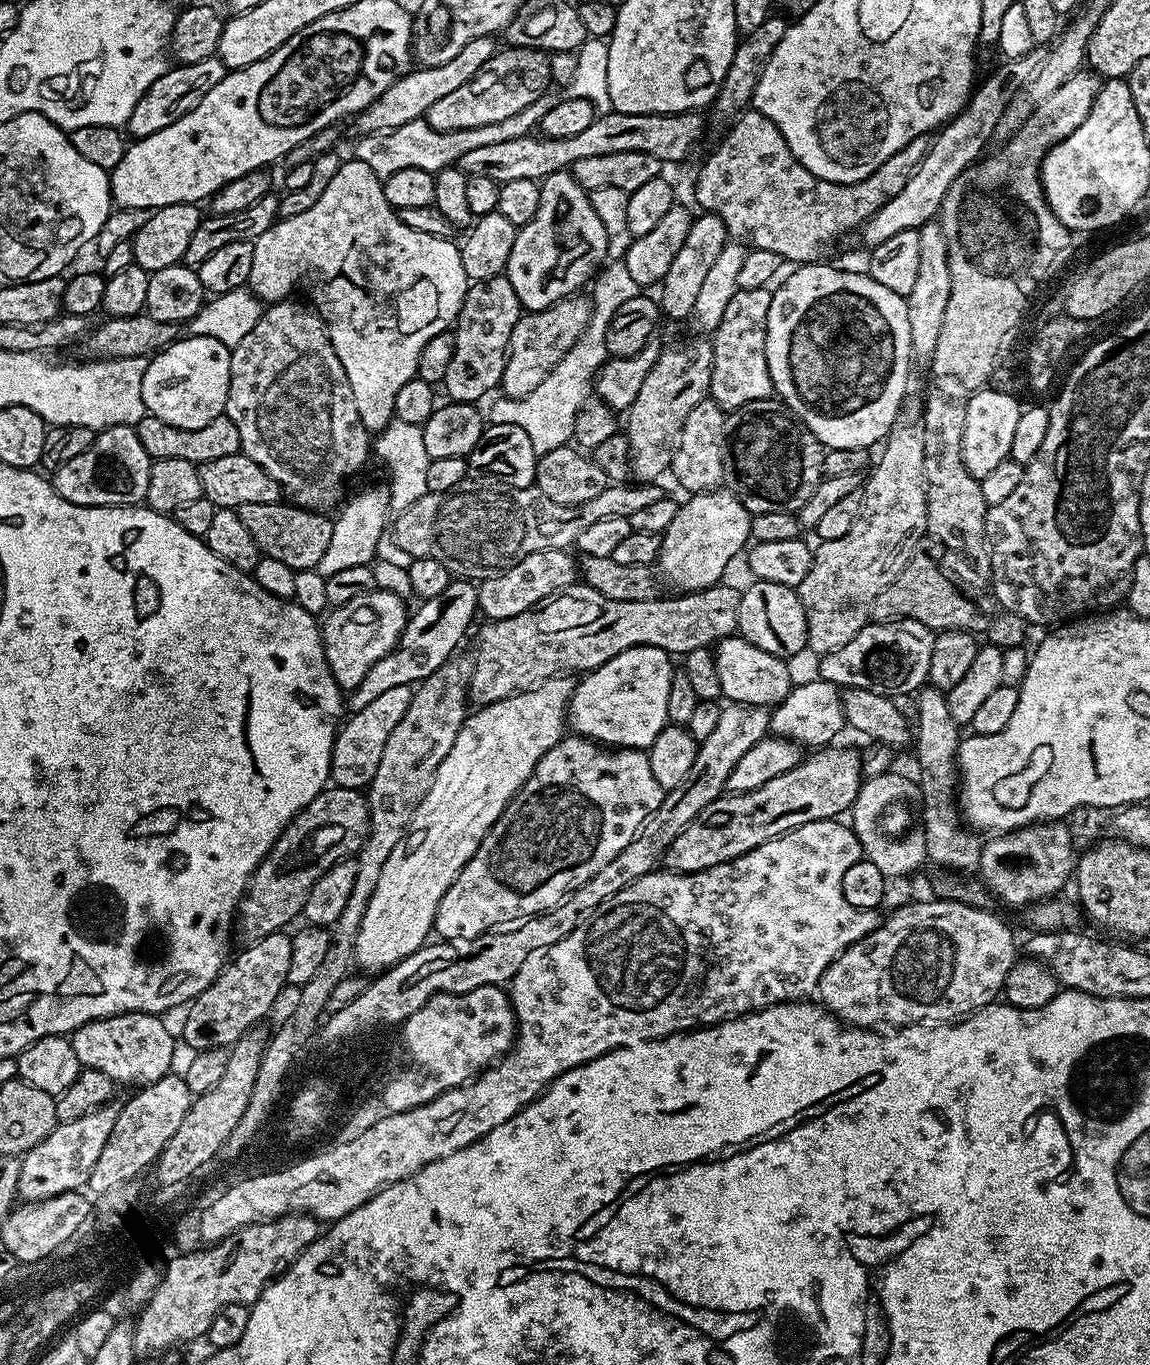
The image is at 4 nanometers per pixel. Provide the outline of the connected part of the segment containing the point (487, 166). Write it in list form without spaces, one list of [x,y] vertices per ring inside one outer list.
[[[615,110],[597,115],[586,130],[574,138],[541,138],[536,134],[519,136],[510,142],[494,142],[494,146],[478,146],[470,154],[462,154],[458,167],[467,176],[494,178],[500,185],[517,178],[542,181],[550,174],[565,171],[571,164],[586,158],[621,156],[627,152],[654,154],[662,162],[684,160],[704,132],[704,120],[699,111],[651,112],[650,114],[622,114]]]

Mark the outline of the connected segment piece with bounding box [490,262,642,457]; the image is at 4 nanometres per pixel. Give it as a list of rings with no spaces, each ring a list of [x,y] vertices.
[[[622,262],[605,263],[597,271],[591,288],[592,317],[566,358],[562,358],[562,362],[558,362],[558,366],[554,366],[550,374],[546,374],[544,381],[533,392],[526,394],[526,398],[500,398],[492,408],[492,416],[490,412],[493,424],[519,426],[530,437],[530,446],[534,446],[537,457],[545,456],[550,450],[565,447],[572,440],[574,418],[578,418],[578,410],[590,399],[594,381],[610,359],[606,350],[606,330],[618,306],[630,302],[630,298],[641,295],[642,292],[642,285],[634,282],[630,270],[626,270]]]

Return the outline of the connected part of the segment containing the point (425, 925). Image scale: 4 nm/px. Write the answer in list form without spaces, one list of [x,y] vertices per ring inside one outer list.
[[[571,679],[546,680],[528,692],[515,692],[510,698],[477,707],[465,719],[462,730],[458,730],[458,738],[454,738],[454,746],[450,746],[450,754],[442,758],[442,766],[438,766],[434,782],[430,790],[426,790],[426,798],[422,798],[404,841],[396,847],[394,854],[390,854],[390,858],[386,858],[386,866],[382,866],[378,890],[374,890],[358,930],[354,960],[359,967],[361,964],[371,974],[379,974],[424,947],[429,939],[428,931],[433,931],[436,911],[448,887],[468,865],[483,842],[484,835],[504,813],[504,807],[532,777],[532,771],[540,759],[558,741],[565,739],[568,706],[572,703],[574,691],[573,681],[568,680]]]

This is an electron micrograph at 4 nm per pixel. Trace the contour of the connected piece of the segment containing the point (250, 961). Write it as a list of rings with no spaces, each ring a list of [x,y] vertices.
[[[278,931],[251,941],[236,957],[225,963],[221,973],[202,994],[187,1005],[184,1016],[184,1040],[193,1053],[211,1048],[231,1048],[238,1038],[253,1031],[260,1019],[267,1017],[274,998],[289,983],[292,936],[287,931]]]

